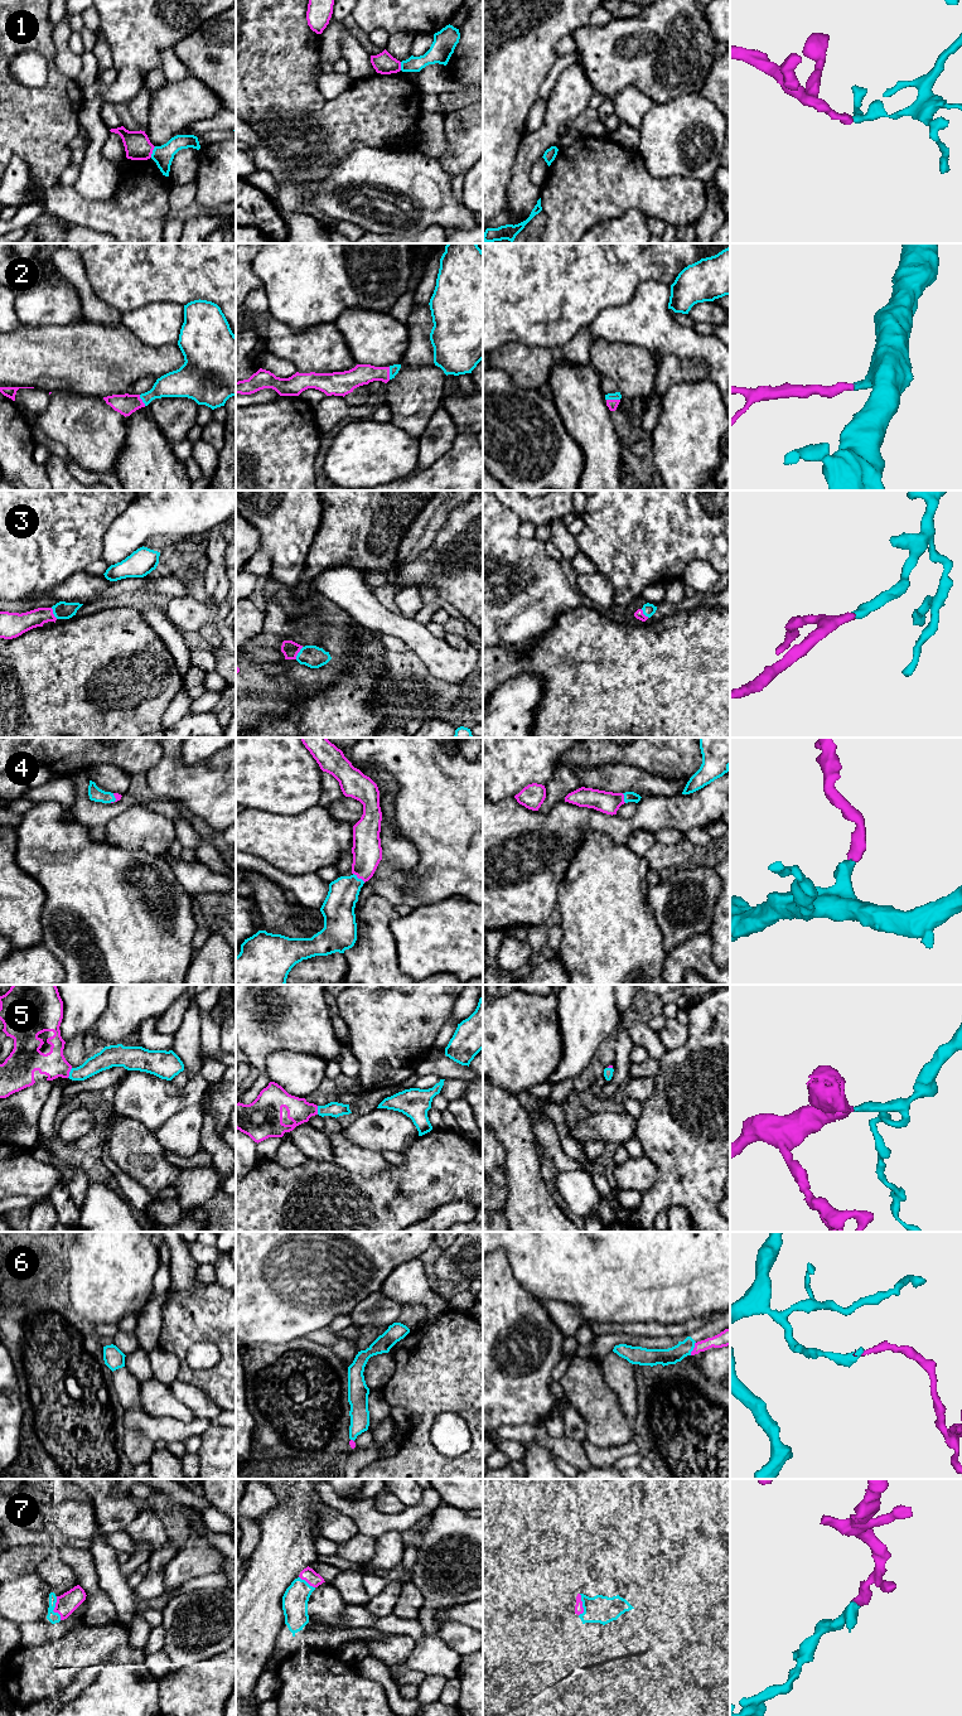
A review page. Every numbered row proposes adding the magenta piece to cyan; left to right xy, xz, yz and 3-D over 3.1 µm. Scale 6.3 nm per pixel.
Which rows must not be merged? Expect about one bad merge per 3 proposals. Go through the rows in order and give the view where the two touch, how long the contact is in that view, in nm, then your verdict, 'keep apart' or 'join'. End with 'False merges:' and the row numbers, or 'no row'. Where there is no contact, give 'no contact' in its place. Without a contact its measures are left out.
1: contact in xy; length 80 nm; keep apart
2: contact in yz; length 90 nm; join
3: contact in xz; length 90 nm; join
4: contact in xz; length 100 nm; join
5: contact in xy; length 70 nm; join
6: contact in yz; length 90 nm; join
7: contact in xy; length 160 nm; join
False merges: 1

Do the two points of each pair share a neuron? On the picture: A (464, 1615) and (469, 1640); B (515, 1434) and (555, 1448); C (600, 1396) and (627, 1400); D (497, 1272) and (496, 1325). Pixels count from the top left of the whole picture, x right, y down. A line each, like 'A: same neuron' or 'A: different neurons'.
A: different neurons
B: same neuron
C: different neurons
D: same neuron

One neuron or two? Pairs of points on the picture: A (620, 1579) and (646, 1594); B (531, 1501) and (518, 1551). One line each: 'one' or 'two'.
A: one
B: two

